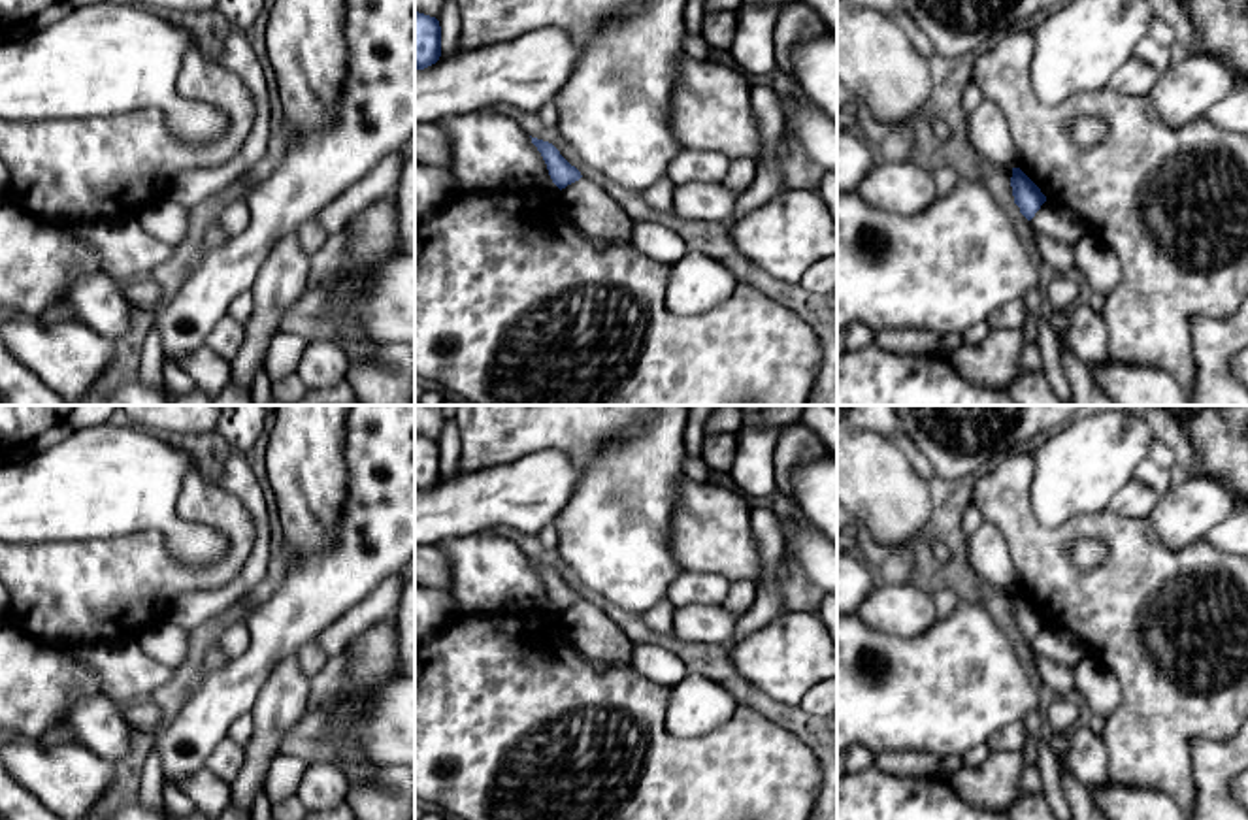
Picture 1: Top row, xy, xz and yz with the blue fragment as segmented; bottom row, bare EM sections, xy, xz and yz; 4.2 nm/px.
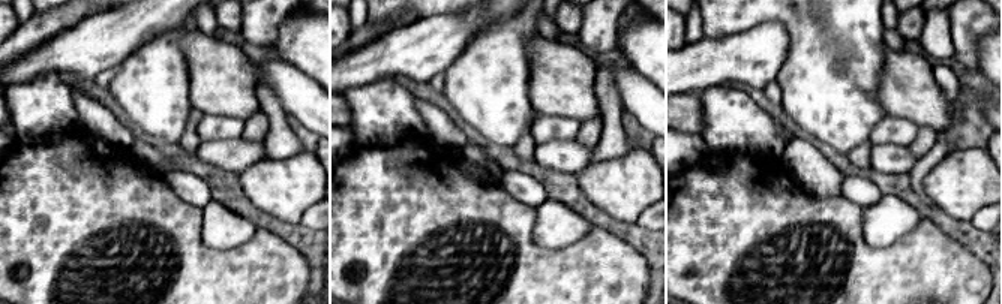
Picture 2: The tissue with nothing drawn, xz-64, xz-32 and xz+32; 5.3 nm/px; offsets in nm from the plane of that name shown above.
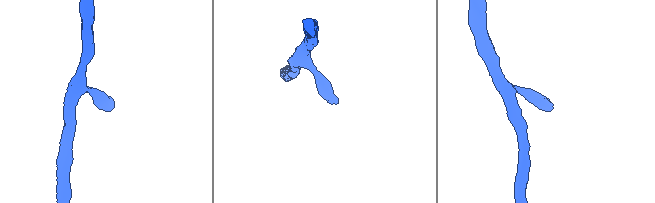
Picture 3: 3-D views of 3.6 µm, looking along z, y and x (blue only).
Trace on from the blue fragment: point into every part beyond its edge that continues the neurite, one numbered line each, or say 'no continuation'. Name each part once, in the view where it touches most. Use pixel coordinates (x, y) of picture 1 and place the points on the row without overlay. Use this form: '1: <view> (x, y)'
no continuation

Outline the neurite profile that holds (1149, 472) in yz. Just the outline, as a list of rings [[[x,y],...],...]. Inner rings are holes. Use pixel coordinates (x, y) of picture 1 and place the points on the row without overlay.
[[[1150,458],[1137,466],[1133,479],[1142,481],[1158,494],[1165,494],[1173,486],[1171,471]]]

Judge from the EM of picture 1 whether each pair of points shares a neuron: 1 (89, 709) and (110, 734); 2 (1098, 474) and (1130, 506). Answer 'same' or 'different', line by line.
1: same
2: different

